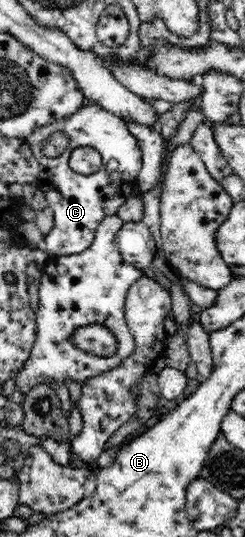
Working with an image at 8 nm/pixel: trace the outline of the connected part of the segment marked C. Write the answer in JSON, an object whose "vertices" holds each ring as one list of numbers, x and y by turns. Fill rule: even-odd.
{"vertices":[[87,102,77,109,75,113,71,113,67,117,57,118,55,121,50,121,45,125,38,125,29,133,26,142,30,145,32,154,36,157,39,164,39,175,36,180,38,187,43,191,48,207,54,210,55,224,51,232,45,236,45,252,49,256,71,256,72,254,84,252,93,244,96,230,102,223,102,220,108,216,116,215,124,201,134,194,133,190,137,187,136,176,142,164,142,153,136,137,128,130,124,119,116,116,115,113,108,111,108,109,100,107,99,104],[58,131,68,135,70,148,62,152,56,159,47,158,47,156,42,154,41,144,48,136],[80,146,95,148,102,155,102,164,98,172,85,175,72,170,72,167,68,164,70,152,80,148]]}

